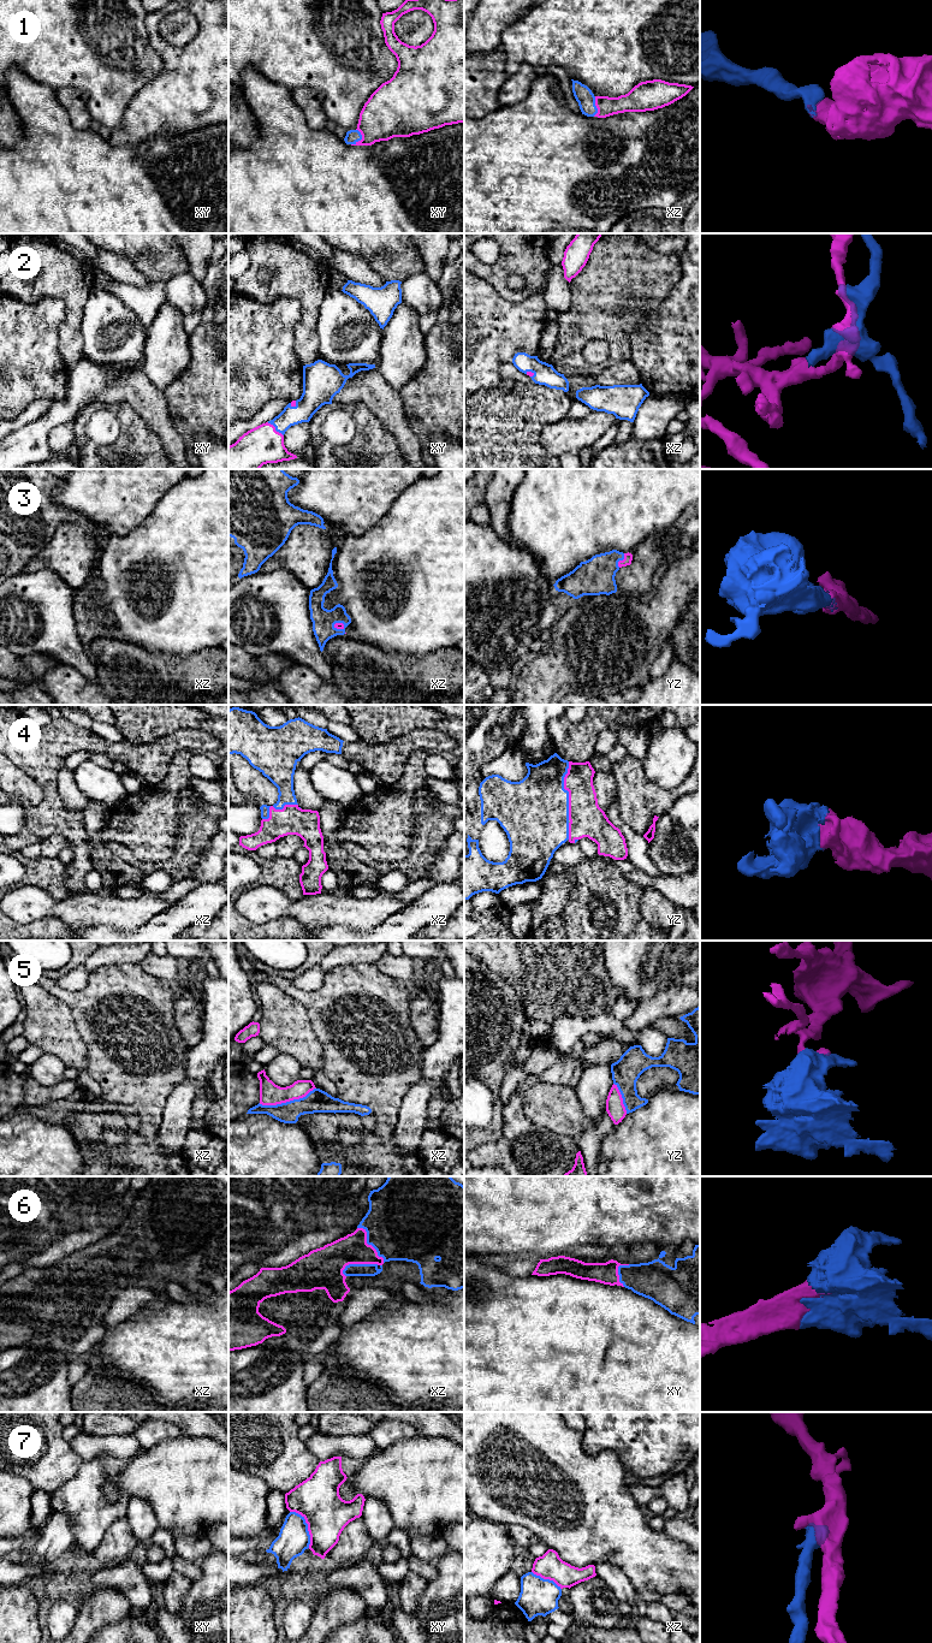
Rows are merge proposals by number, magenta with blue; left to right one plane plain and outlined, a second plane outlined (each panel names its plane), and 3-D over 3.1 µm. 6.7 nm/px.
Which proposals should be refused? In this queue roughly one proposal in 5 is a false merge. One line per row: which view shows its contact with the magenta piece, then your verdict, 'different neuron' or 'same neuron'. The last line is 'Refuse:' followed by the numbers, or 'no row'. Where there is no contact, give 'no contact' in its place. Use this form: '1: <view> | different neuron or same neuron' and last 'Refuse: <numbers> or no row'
1: xy | same neuron
2: xy | same neuron
3: yz | same neuron
4: yz | same neuron
5: xz | different neuron
6: xz | same neuron
7: xy | different neuron
Refuse: 5, 7

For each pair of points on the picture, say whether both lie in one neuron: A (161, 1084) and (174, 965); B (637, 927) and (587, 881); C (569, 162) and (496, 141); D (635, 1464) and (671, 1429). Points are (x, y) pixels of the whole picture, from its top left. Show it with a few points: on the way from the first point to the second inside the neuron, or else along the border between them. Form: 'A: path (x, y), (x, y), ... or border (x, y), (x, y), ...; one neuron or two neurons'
A: border (148, 973), (161, 978), (179, 996); two neurons
B: path (624, 914), (613, 899), (605, 899), (600, 894); one neuron
C: path (551, 162), (517, 162), (514, 159); one neuron
D: path (643, 1455), (663, 1436); one neuron

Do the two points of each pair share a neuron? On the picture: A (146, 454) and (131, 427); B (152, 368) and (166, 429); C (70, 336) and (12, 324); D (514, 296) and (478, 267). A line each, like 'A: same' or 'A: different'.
A: same
B: different
C: different
D: same

